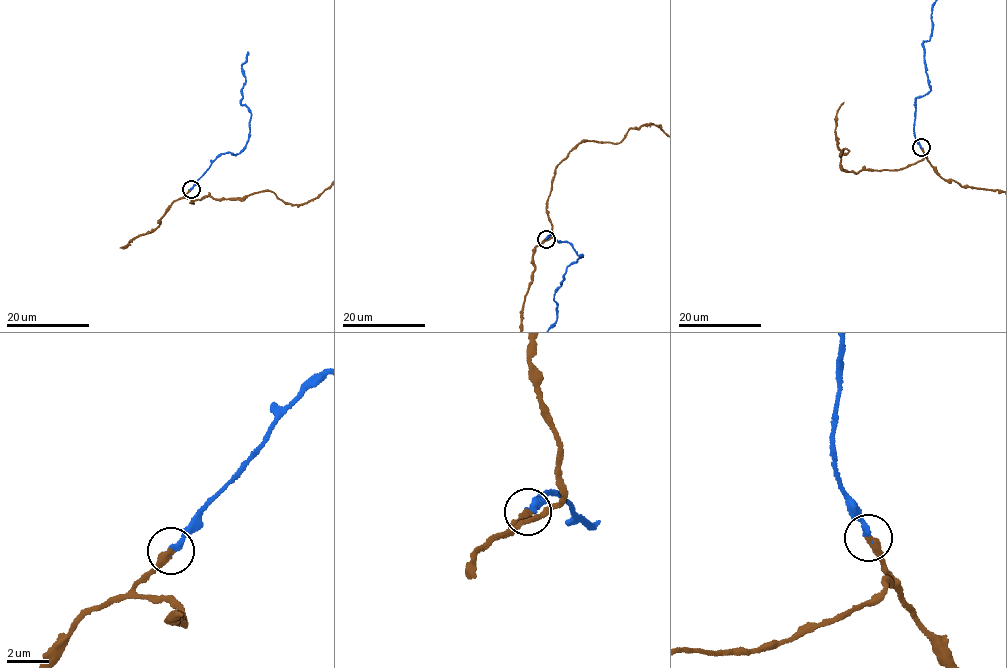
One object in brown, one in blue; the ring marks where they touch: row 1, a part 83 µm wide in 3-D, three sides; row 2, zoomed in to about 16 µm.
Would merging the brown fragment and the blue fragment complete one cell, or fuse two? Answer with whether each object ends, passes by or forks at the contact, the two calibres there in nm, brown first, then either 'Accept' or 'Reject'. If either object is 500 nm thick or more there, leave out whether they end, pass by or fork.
At the ring brown ends. At the ring blue ends. Thickness 380 nm (brown) against 280 nm. Accept

